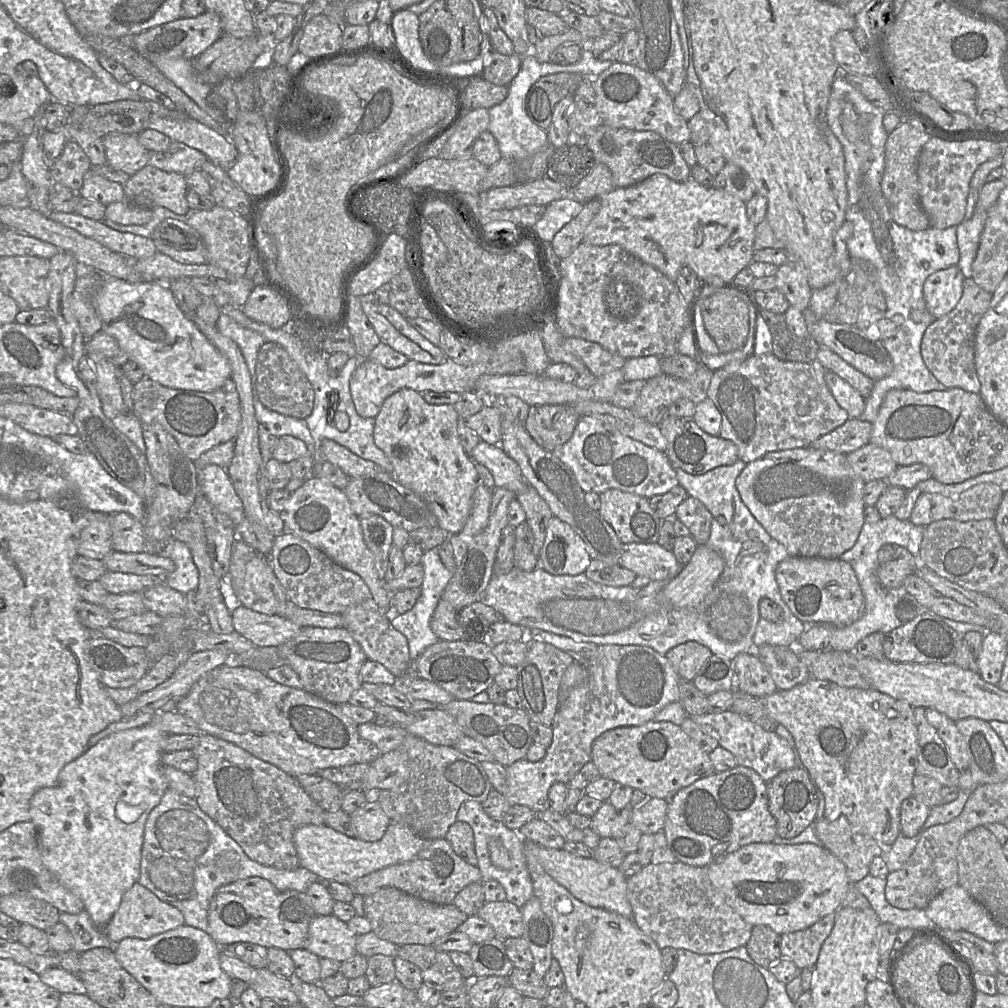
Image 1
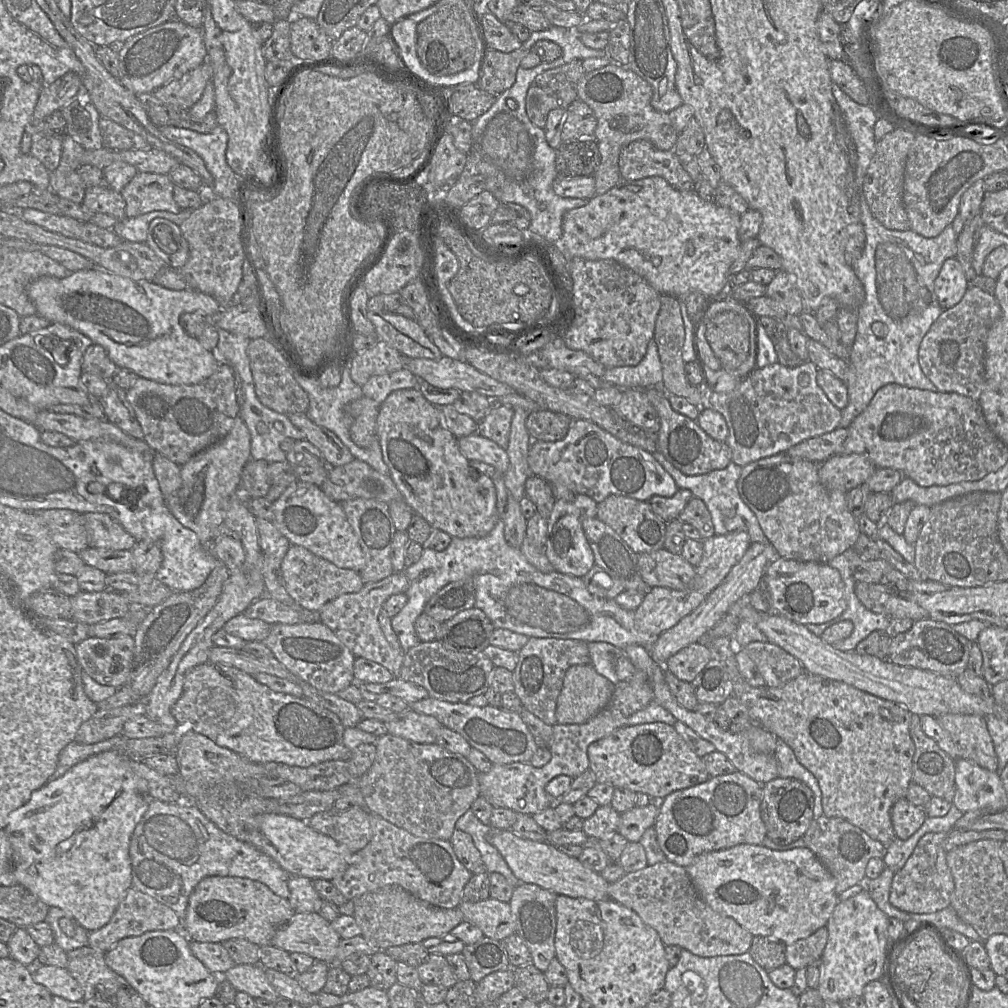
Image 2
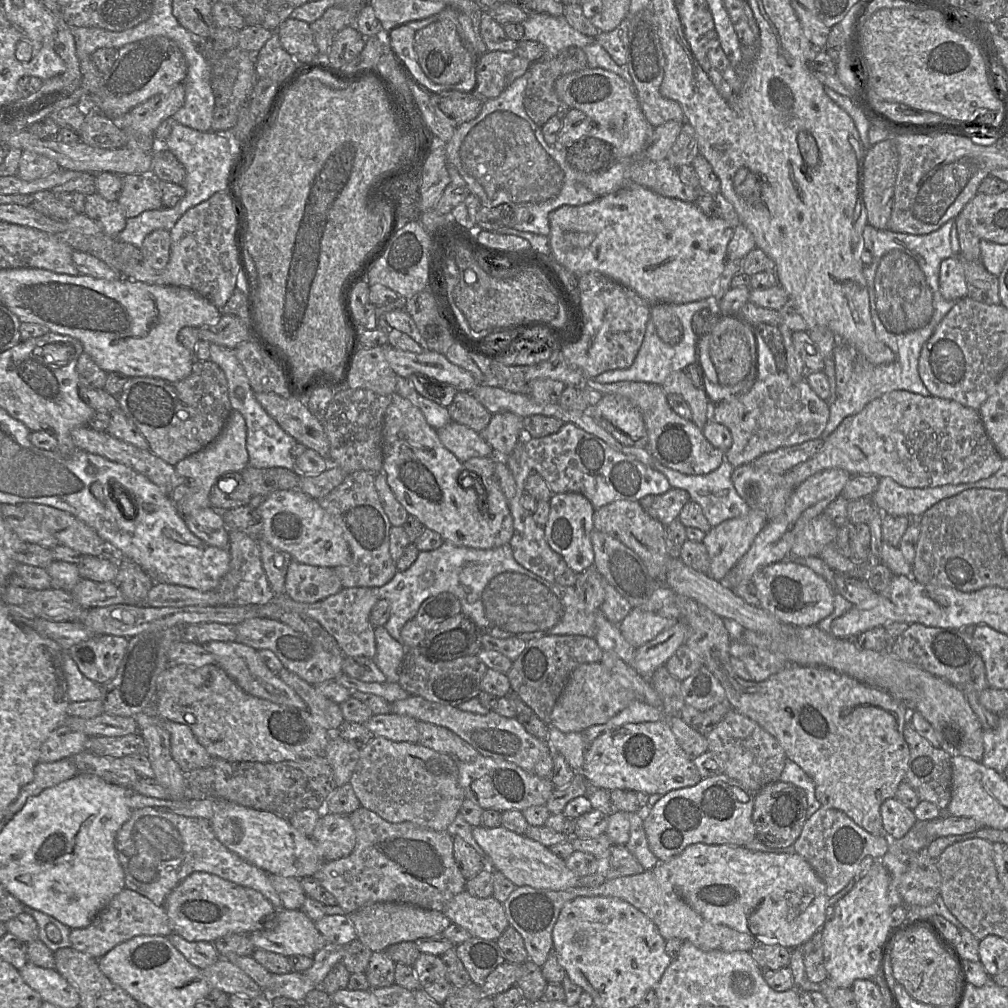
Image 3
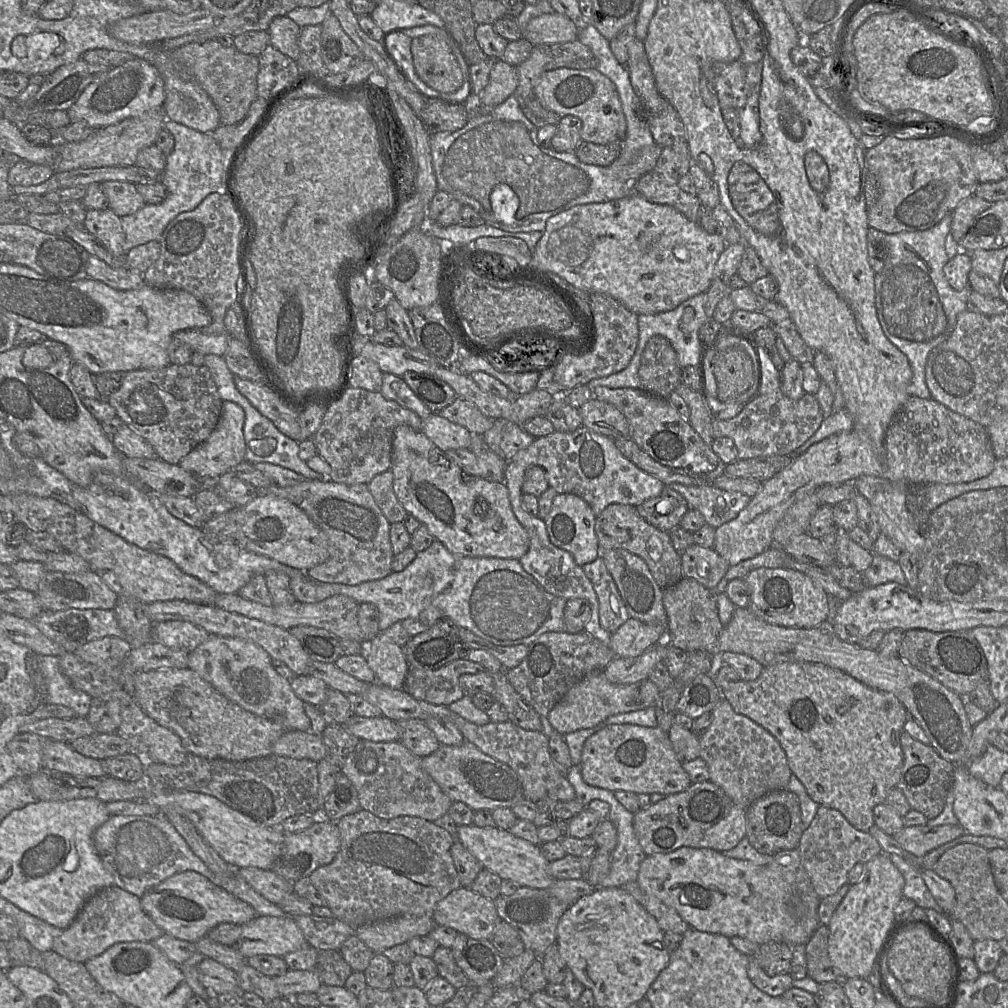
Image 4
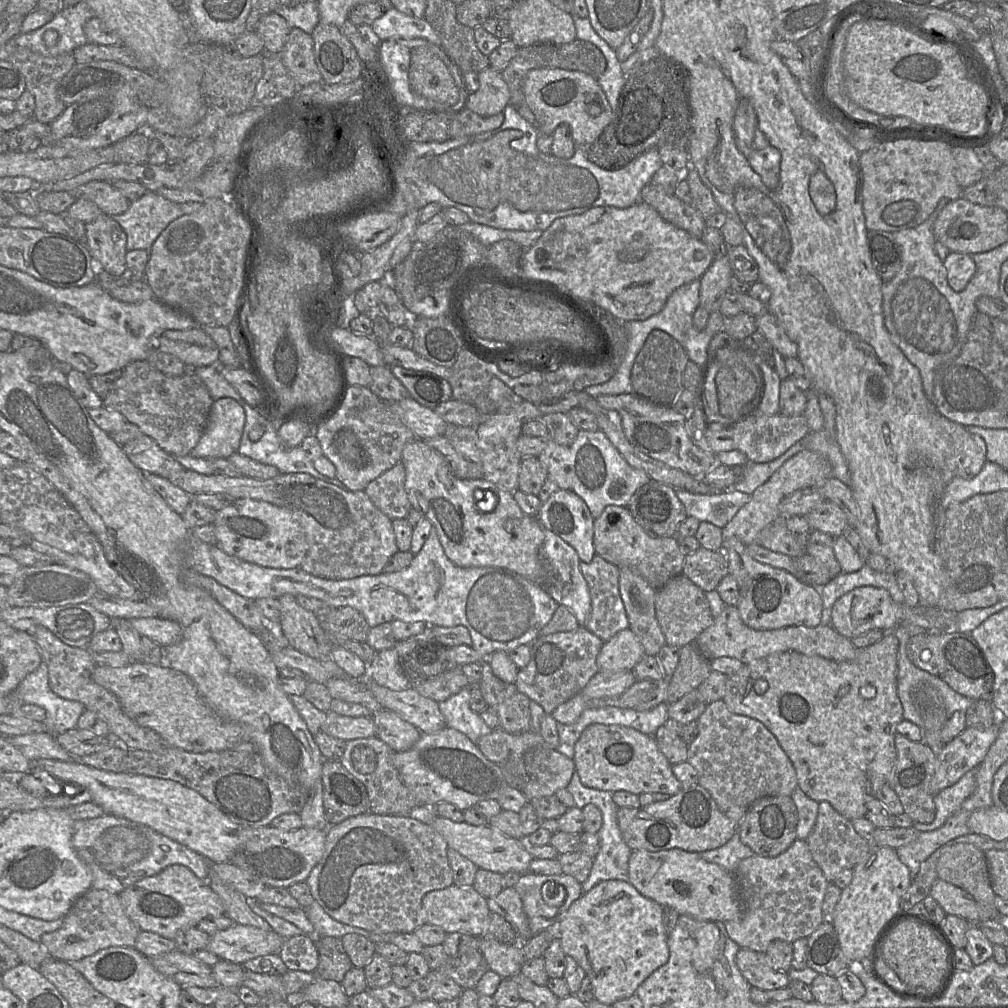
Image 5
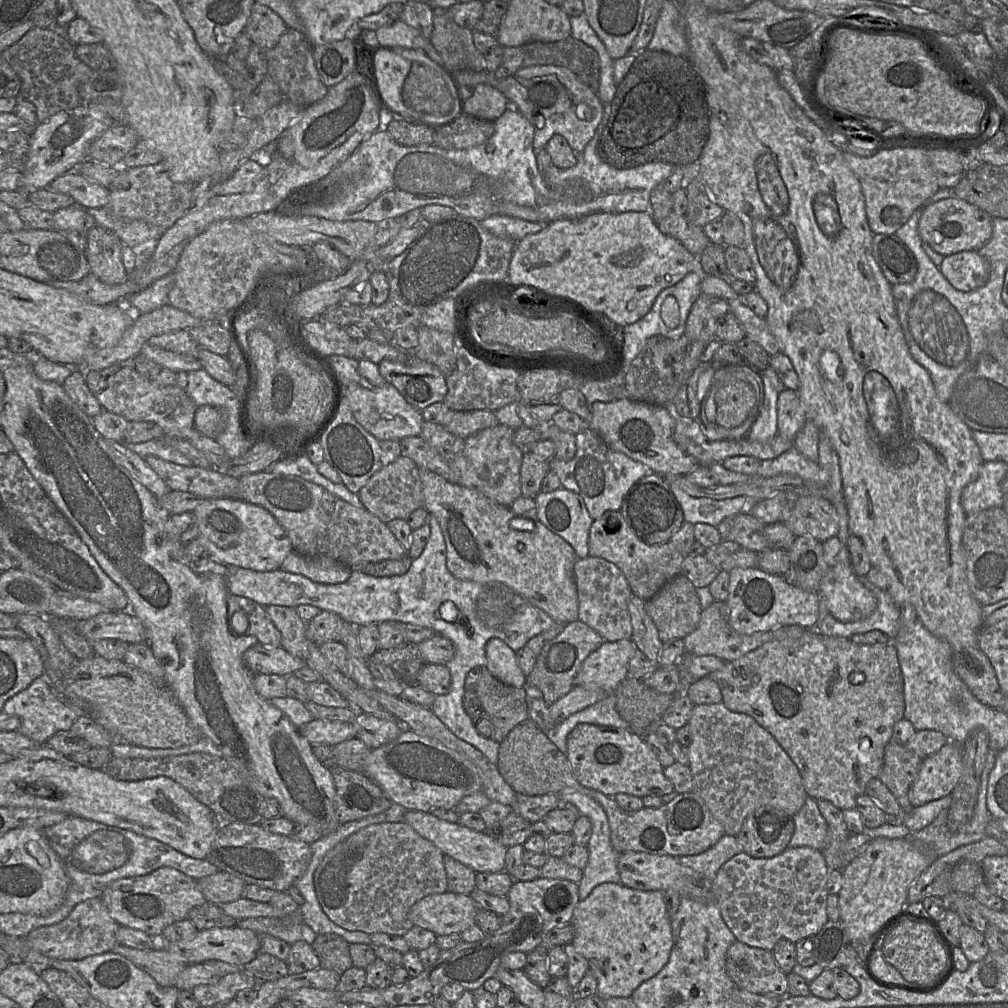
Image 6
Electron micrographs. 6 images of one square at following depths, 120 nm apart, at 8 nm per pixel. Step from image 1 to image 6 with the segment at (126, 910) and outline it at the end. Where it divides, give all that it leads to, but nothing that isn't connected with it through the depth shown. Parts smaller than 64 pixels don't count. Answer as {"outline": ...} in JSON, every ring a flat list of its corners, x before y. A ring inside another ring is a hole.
{"outline":[[100,897,77,904,67,918,59,923,42,926,31,931,26,939,30,946,43,955,58,960,81,960,89,956,110,952,118,944,119,924,111,917]]}

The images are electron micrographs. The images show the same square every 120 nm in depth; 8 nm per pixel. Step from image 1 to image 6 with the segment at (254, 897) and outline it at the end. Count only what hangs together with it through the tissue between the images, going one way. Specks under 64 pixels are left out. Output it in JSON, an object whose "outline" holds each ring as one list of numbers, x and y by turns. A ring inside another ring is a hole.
{"outline":[[161,867,144,876,116,880,100,898,119,926,141,930,159,940,168,925,188,918,193,908,206,902,197,880,170,867]]}

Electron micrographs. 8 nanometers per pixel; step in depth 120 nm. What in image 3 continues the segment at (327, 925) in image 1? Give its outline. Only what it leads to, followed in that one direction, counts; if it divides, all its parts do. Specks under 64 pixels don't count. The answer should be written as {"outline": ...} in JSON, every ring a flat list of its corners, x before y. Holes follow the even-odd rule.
{"outline":[[301,909,278,910,276,918,277,926,274,929,266,930,263,928,249,935,255,949,263,949,286,957,294,955,313,957,327,944,326,939,317,930,315,922,311,920]]}

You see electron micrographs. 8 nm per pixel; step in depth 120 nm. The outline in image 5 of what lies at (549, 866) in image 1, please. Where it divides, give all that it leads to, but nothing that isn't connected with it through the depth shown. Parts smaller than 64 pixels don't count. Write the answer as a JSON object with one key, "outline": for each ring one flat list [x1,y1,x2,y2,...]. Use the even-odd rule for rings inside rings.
{"outline":[[439,816,430,825,445,839,448,847,469,859,479,869,501,875,507,872,517,872,519,874,529,872,529,864,533,858,528,851,525,839,509,837,490,825,473,826,466,822,457,823]]}

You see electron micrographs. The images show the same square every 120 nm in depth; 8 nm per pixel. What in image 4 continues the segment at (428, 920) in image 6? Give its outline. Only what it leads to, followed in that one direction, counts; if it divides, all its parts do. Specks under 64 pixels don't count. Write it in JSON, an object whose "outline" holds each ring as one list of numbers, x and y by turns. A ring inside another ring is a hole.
{"outline":[[459,887,435,907,433,920,476,940,489,940,499,916,494,901]]}

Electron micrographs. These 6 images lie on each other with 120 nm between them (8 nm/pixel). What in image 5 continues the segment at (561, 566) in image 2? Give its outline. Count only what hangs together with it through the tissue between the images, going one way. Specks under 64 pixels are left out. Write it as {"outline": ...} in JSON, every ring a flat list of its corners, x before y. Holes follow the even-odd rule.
{"outline":[[559,489,541,504,538,521,572,546,580,561,590,563,594,549,594,518,587,504,571,490]]}

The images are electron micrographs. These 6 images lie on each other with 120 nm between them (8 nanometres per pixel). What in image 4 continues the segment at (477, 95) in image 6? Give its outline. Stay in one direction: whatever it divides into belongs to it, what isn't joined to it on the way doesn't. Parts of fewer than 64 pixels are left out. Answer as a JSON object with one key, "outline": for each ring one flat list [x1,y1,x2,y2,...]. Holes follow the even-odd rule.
{"outline":[[502,60,495,62,487,86,477,94,482,104,495,107,514,94,518,86,516,67]]}

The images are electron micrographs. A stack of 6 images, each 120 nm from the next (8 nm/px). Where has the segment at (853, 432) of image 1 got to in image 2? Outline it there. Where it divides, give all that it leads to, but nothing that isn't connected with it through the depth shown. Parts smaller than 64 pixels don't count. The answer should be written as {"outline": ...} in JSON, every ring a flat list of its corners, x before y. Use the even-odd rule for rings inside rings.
{"outline":[[836,428,829,433,803,441,786,453,791,457,822,463,834,455,840,455,847,436,848,428]]}

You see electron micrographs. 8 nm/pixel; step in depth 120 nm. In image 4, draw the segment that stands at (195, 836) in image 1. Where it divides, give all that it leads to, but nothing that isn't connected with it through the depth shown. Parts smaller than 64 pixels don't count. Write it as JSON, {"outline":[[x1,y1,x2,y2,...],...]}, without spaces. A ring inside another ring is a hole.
{"outline":[[163,814,110,816,105,823,95,830,93,841,104,867,114,878,114,885,139,898,175,874,195,871,238,899,248,903,254,908,258,916,281,917,286,915,277,904,258,894,239,875,238,871,234,871,232,877,220,880,194,854,186,840]]}

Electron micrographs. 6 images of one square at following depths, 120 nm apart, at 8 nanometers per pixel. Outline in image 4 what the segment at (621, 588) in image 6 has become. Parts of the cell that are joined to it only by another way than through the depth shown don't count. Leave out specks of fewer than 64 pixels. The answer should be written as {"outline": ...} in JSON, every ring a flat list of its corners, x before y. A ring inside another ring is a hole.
{"outline":[[602,556,585,564,582,569,598,598,600,625,609,633,614,633,630,618,615,581]]}

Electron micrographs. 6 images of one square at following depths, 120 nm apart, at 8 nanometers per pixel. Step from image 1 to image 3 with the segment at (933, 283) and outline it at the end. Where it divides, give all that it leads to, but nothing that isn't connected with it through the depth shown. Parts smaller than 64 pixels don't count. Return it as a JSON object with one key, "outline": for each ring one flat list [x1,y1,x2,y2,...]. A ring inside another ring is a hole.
{"outline":[[949,257,941,262,939,290,946,300,960,300,967,296,964,269,957,257]]}

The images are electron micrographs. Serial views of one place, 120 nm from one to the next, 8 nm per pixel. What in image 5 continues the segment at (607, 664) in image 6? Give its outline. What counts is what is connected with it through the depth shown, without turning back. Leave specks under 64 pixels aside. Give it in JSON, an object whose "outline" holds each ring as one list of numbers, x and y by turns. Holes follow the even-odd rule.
{"outline":[[626,628,604,642,596,662,598,670,603,672,633,670,644,655,637,636,630,628]]}

